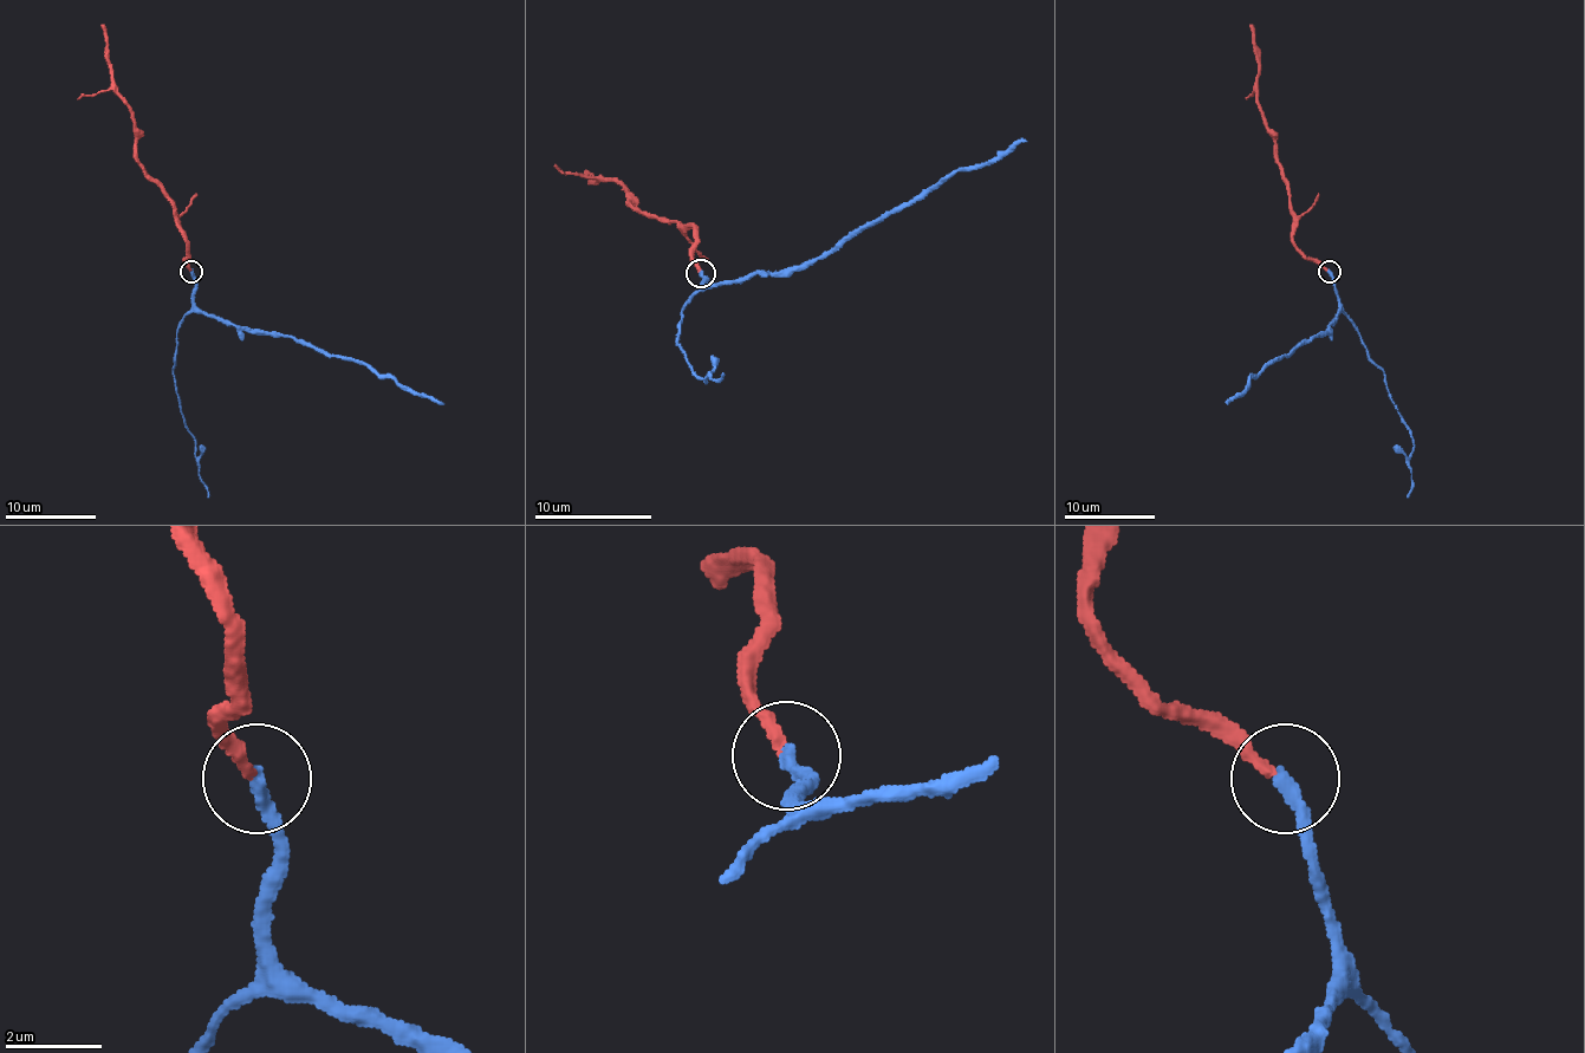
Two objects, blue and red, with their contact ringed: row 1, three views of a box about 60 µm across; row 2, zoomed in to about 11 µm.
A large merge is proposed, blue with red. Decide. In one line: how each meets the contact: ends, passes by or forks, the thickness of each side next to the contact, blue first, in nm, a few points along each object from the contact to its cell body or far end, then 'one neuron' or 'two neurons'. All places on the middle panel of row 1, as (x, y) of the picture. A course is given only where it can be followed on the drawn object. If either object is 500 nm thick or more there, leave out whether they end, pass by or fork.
blue ends; red ends; calibres 300 and 200 nm; course blue (700, 274), (706, 286), (735, 283), (823, 259), (850, 239), (920, 201), (949, 177), (985, 166), (1026, 138); course red (700, 274), (692, 227), (644, 215), (615, 180), (595, 180), (585, 171); one neuron

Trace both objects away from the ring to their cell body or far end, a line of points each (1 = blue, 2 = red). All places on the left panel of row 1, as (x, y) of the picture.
1: (190, 272), (195, 305), (239, 326), (286, 335), (330, 356), (362, 361), (384, 376), (443, 403)
2: (190, 272), (175, 201), (148, 174), (136, 156), (136, 130), (109, 63), (102, 24)

